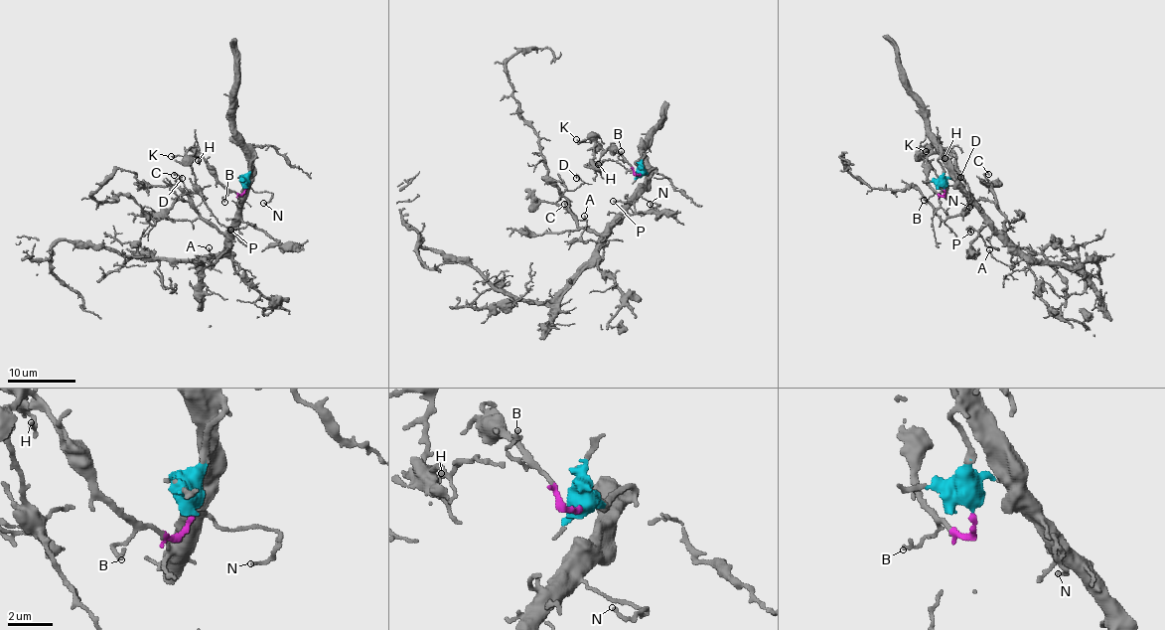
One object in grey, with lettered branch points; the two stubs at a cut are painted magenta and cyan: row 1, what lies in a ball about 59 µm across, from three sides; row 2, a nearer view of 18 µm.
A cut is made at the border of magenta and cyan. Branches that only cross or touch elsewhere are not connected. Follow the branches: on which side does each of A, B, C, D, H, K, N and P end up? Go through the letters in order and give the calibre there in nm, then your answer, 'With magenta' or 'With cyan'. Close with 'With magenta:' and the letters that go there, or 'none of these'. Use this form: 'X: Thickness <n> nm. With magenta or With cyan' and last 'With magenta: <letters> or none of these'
A: Thickness 140 nm. With cyan
B: Thickness 160 nm. With magenta
C: Thickness 130 nm. With cyan
D: Thickness 160 nm. With cyan
H: Thickness 80 nm. With magenta
K: Thickness 240 nm. With magenta
N: Thickness 140 nm. With cyan
P: Thickness 140 nm. With cyan
With magenta: B, H, K

